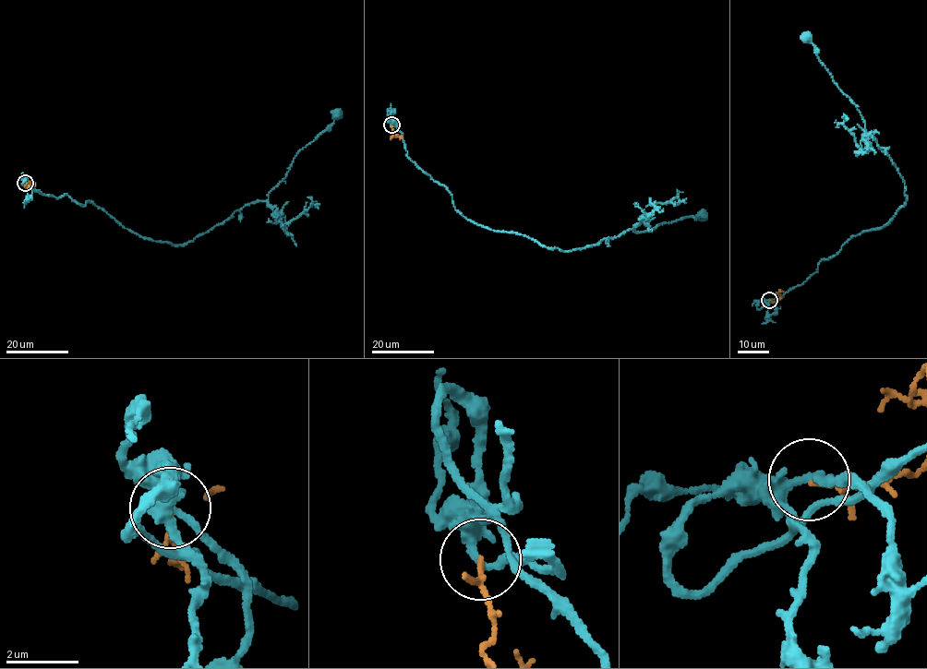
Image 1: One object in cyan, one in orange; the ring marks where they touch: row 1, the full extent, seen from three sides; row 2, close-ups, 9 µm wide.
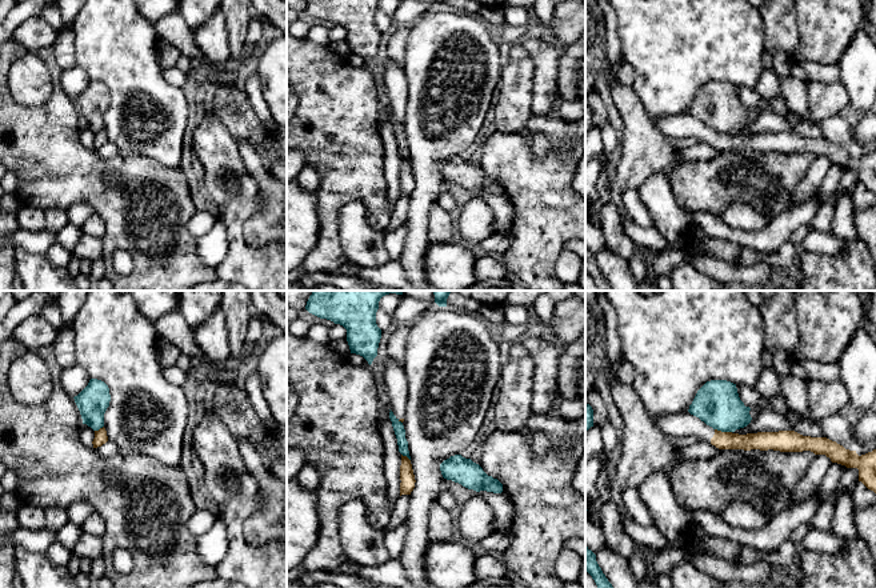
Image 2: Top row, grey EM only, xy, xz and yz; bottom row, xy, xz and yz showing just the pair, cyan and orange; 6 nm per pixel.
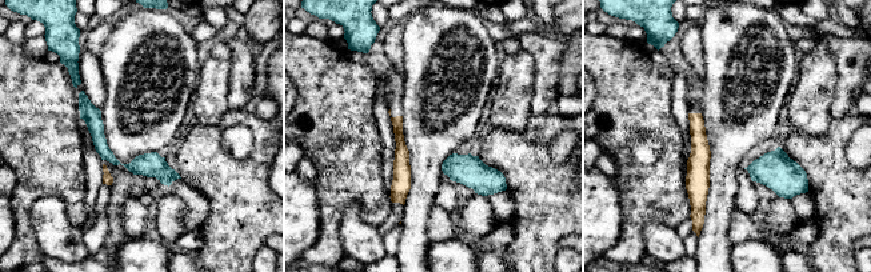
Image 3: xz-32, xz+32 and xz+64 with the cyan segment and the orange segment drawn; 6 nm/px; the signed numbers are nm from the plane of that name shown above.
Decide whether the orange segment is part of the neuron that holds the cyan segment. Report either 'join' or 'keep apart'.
keep apart

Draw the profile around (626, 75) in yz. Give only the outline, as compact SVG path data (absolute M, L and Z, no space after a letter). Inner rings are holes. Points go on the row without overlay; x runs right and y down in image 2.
M627 61L623 63L623 65L620 67L619 72L617 72L617 79L627 87L633 85L633 80L635 80L635 69L631 64L628 64Z

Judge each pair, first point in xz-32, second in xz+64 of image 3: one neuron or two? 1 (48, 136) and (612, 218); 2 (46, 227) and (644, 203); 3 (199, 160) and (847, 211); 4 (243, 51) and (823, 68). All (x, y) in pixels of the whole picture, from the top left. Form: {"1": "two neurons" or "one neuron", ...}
{"1": "two neurons", "2": "two neurons", "3": "one neuron", "4": "two neurons"}

